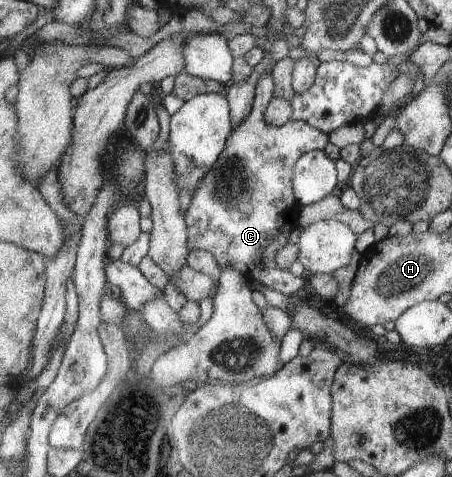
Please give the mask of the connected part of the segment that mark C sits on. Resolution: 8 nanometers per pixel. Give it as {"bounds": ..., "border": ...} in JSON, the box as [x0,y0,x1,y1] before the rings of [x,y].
{"bounds":[185,73,329,295],"border":[[[272,73],[264,75],[258,83],[252,111],[246,121],[235,127],[228,137],[226,149],[220,159],[212,165],[210,173],[204,177],[200,188],[192,194],[190,206],[185,212],[188,228],[188,247],[191,251],[209,251],[216,257],[220,269],[234,267],[244,273],[250,281],[262,281],[268,287],[282,291],[284,295],[294,295],[302,287],[306,287],[309,276],[300,276],[292,271],[280,269],[276,263],[276,253],[288,245],[288,237],[294,229],[301,227],[299,223],[303,208],[293,187],[294,168],[303,155],[315,150],[323,150],[329,144],[329,135],[312,127],[305,121],[291,120],[286,125],[273,126],[266,117],[266,108],[275,98],[275,81]]]}

